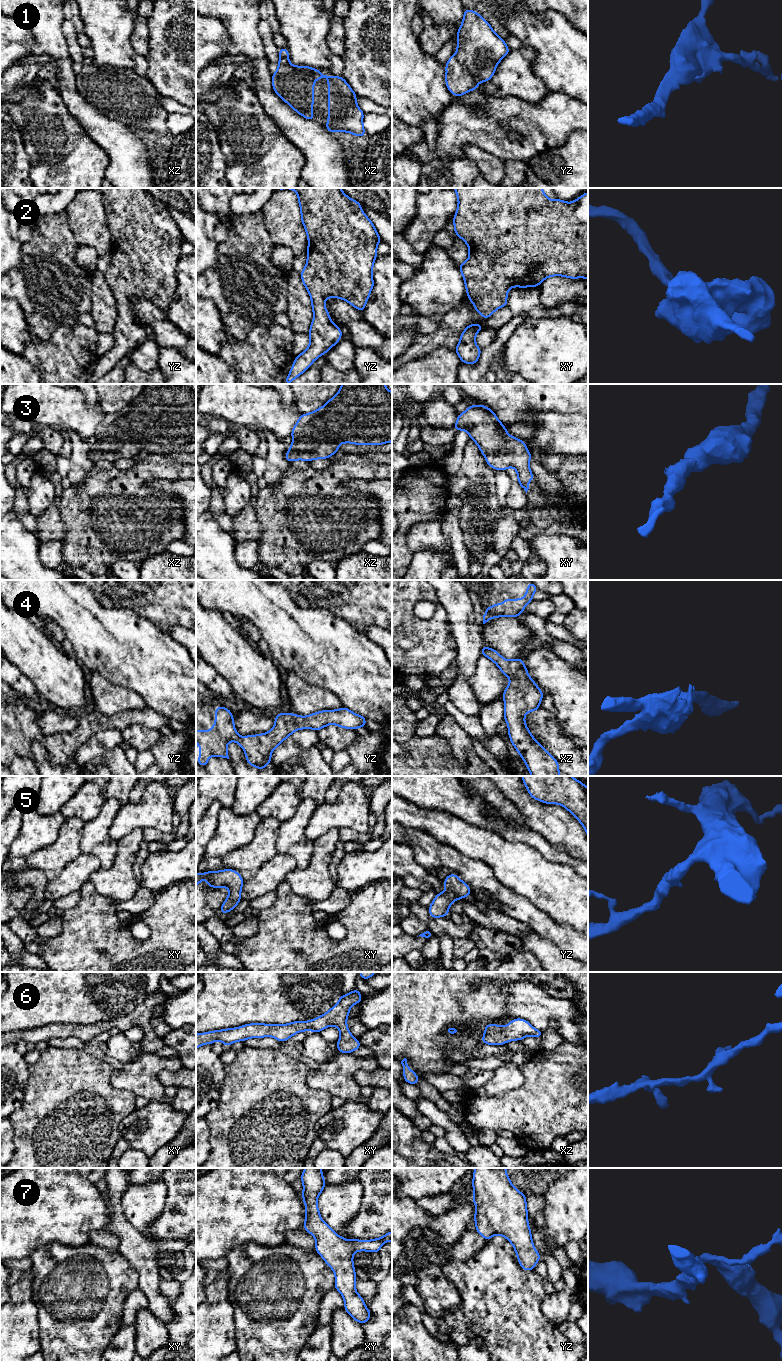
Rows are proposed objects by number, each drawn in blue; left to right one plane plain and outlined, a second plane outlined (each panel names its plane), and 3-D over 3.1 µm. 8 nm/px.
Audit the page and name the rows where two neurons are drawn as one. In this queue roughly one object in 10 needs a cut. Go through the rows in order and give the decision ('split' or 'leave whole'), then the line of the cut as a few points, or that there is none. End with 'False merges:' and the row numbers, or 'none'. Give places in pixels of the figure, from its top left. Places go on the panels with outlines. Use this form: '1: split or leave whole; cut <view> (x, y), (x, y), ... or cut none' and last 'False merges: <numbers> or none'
1: leave whole; cut none
2: leave whole; cut none
3: leave whole; cut none
4: leave whole; cut none
5: leave whole; cut none
6: leave whole; cut none
7: leave whole; cut none
False merges: none

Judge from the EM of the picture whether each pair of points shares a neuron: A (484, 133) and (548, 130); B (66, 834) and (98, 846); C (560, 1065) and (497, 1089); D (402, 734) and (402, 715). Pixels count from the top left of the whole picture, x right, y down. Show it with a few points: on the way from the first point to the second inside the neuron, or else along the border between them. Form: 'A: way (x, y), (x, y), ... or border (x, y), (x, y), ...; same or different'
A: way (500, 124), (532, 124); same
B: border (84, 822), (80, 841), (81, 852); different
C: border (521, 1068), (523, 1083), (517, 1088), (504, 1093); different
D: way (402, 729), (402, 720); same

